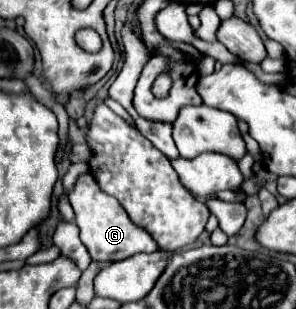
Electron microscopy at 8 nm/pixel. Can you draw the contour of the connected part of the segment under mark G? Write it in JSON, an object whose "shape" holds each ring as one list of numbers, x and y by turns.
{"shape":[[90,173,80,175,80,179,76,181,74,191,68,195,68,199,76,213,76,225,80,227,80,239,86,245,86,249,94,261,112,263,112,261,128,259,136,253,160,251,160,245,154,243,152,235,148,235,146,229,132,223,128,213,124,211,124,207,114,197,98,191,96,181,92,179]]}

